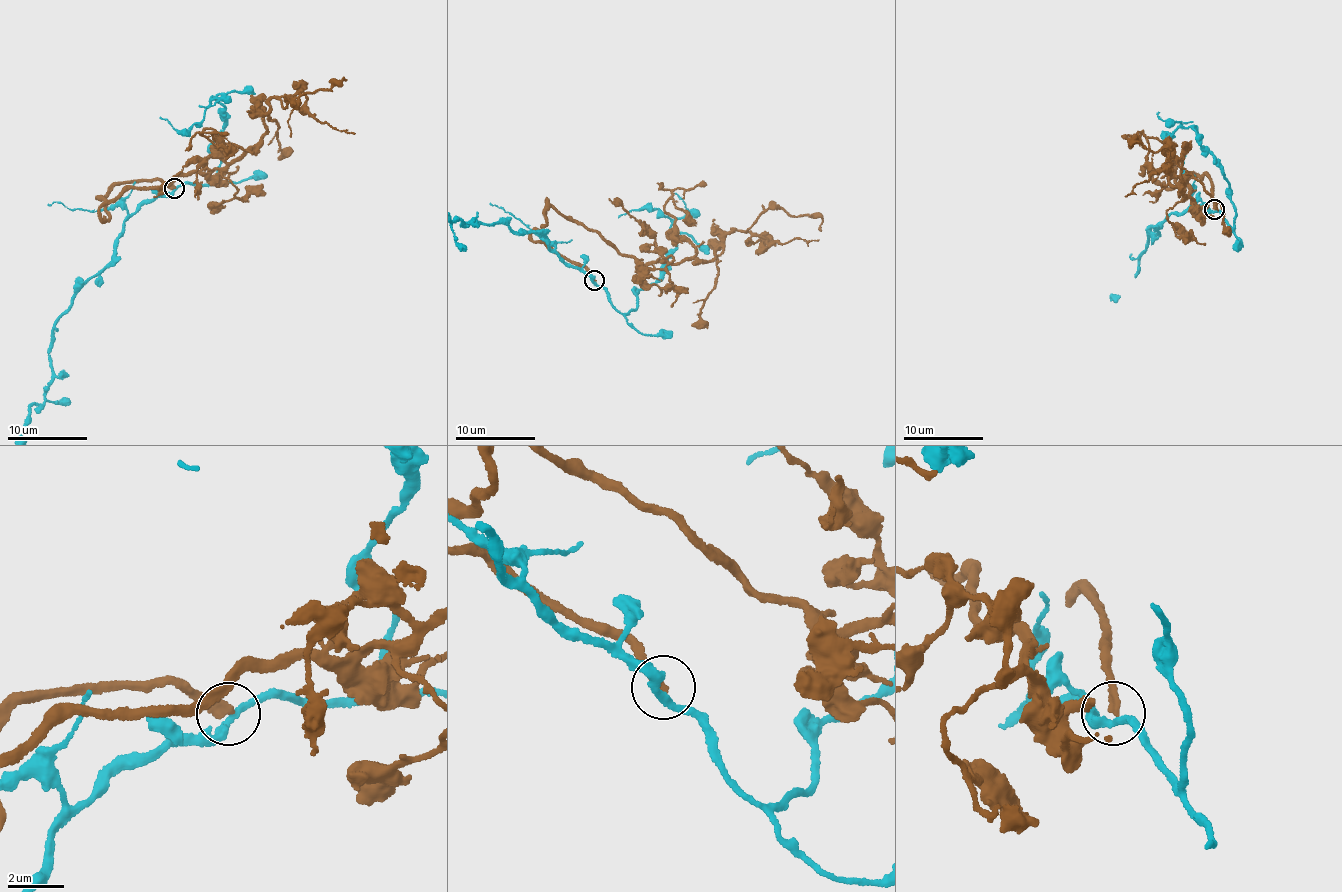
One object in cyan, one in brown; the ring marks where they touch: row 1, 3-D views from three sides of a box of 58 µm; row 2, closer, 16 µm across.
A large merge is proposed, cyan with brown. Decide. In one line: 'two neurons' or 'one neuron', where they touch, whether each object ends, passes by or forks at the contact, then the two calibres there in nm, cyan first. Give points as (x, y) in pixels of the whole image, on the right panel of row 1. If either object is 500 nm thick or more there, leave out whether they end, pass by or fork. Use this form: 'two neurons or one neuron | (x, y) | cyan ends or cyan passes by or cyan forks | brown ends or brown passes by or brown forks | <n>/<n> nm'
two neurons | (1214, 209) | cyan passes by | brown ends | 240/280 nm

